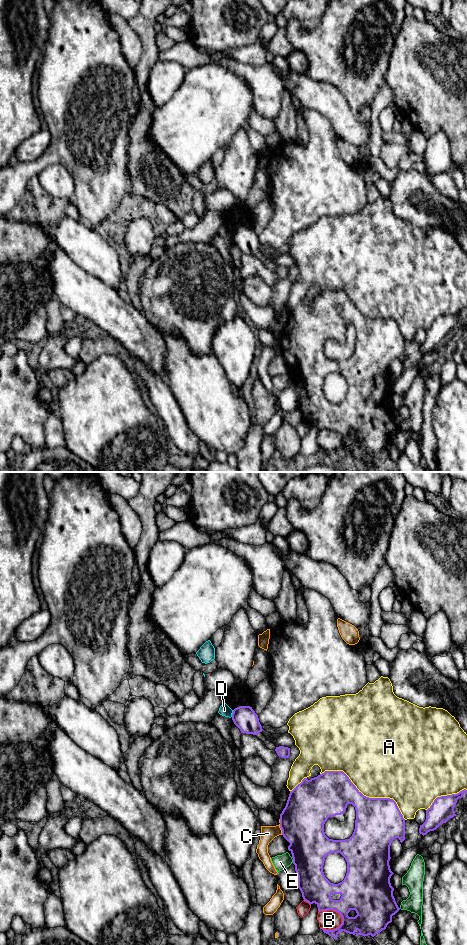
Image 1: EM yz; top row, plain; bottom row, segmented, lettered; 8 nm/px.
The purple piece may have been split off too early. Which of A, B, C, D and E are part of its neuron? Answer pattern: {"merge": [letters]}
{"merge": []}

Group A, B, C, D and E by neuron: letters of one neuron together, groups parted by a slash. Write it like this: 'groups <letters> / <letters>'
groups A / B / C / D / E

